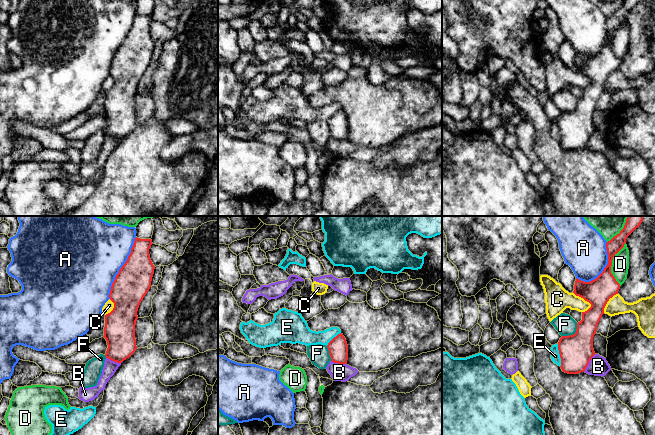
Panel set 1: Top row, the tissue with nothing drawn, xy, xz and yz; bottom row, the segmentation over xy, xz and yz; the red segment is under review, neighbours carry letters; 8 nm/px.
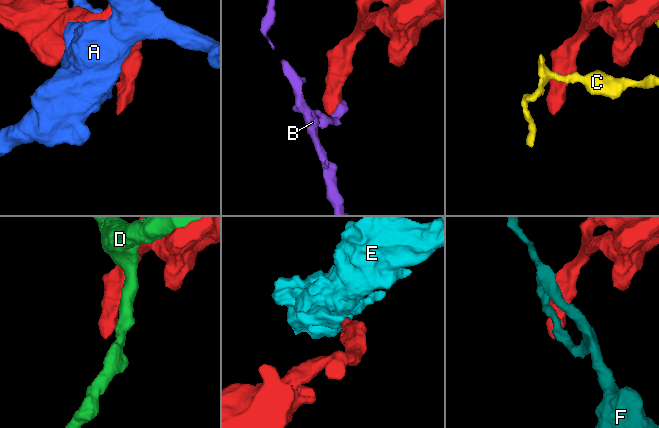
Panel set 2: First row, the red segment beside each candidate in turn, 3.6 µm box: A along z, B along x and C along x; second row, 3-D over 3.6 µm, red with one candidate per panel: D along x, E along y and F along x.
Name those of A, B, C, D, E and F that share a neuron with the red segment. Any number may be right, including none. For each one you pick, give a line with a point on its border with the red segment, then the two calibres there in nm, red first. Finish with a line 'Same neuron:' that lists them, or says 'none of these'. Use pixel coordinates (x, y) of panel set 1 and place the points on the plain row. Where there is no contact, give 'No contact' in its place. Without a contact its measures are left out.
Same neuron: none of these

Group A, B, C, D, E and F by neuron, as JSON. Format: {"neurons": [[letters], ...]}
{"neurons": [["A"], ["B"], ["C"], ["D"], ["E"], ["F"]]}

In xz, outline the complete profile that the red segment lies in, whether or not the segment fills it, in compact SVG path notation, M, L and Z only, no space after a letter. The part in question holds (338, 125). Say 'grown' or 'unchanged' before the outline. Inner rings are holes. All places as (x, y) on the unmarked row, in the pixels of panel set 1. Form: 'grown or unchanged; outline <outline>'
unchanged; outline M338 110L327 121L331 137L338 140L347 140L348 121L343 110Z

